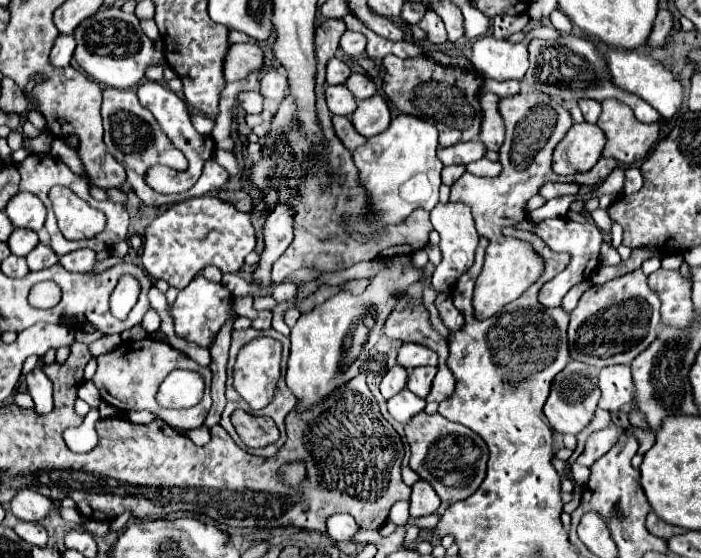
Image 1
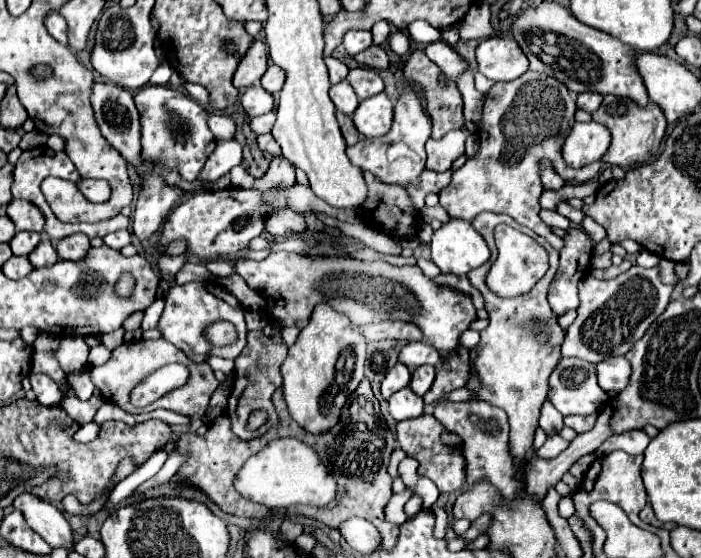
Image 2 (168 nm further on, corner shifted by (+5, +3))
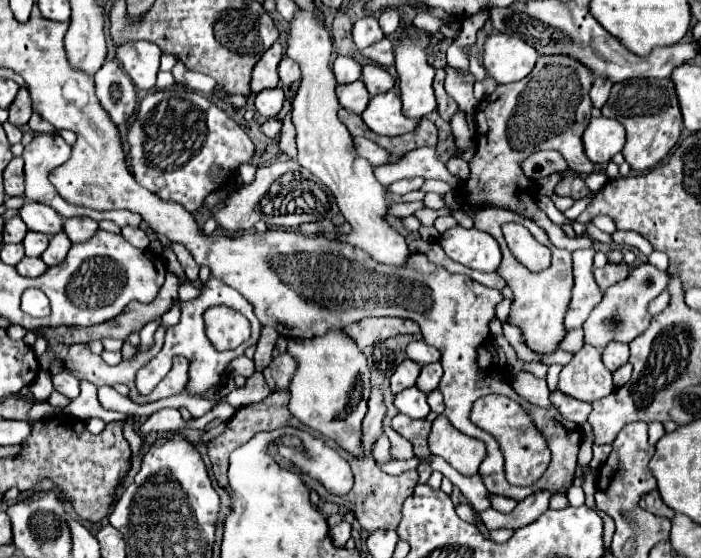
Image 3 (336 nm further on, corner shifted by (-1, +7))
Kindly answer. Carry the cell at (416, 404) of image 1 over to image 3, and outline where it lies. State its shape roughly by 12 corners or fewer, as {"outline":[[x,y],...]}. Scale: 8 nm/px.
{"outline":[[418,387],[394,397],[400,413],[424,419],[430,413],[426,395]]}

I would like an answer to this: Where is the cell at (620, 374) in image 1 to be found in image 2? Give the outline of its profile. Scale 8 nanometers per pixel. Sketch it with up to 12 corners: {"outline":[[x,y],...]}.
{"outline":[[626,357],[596,363],[604,391],[620,393],[630,379]]}

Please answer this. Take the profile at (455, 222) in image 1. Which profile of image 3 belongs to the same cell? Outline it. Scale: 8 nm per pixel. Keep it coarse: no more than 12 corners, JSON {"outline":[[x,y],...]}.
{"outline":[[456,225],[438,243],[450,259],[490,273],[502,259],[498,241]]}

